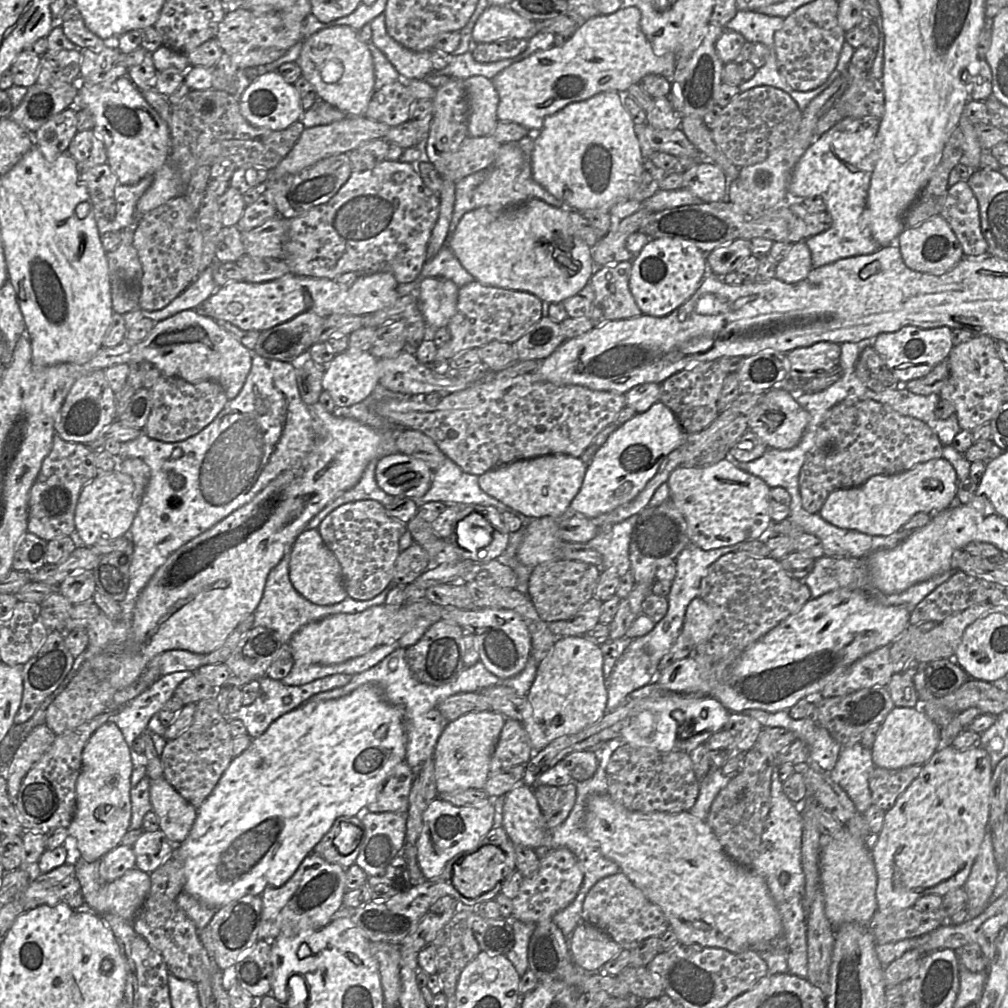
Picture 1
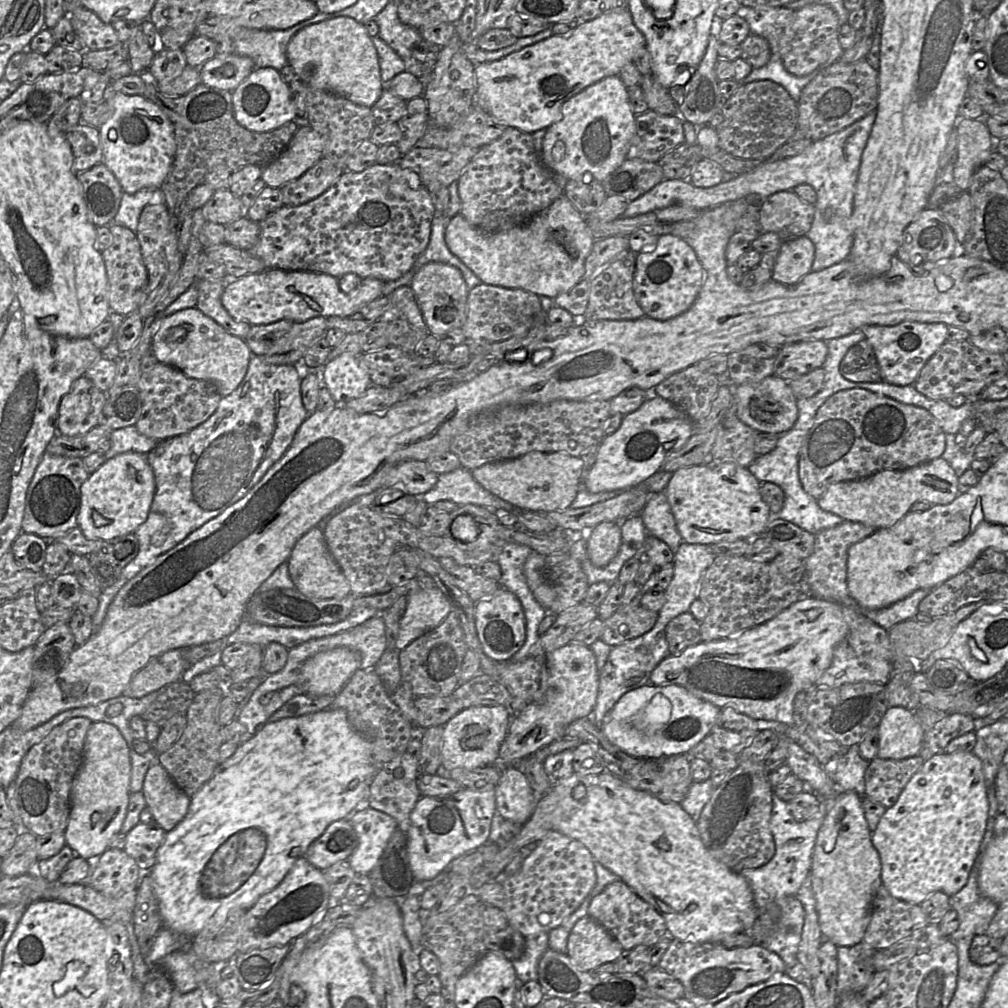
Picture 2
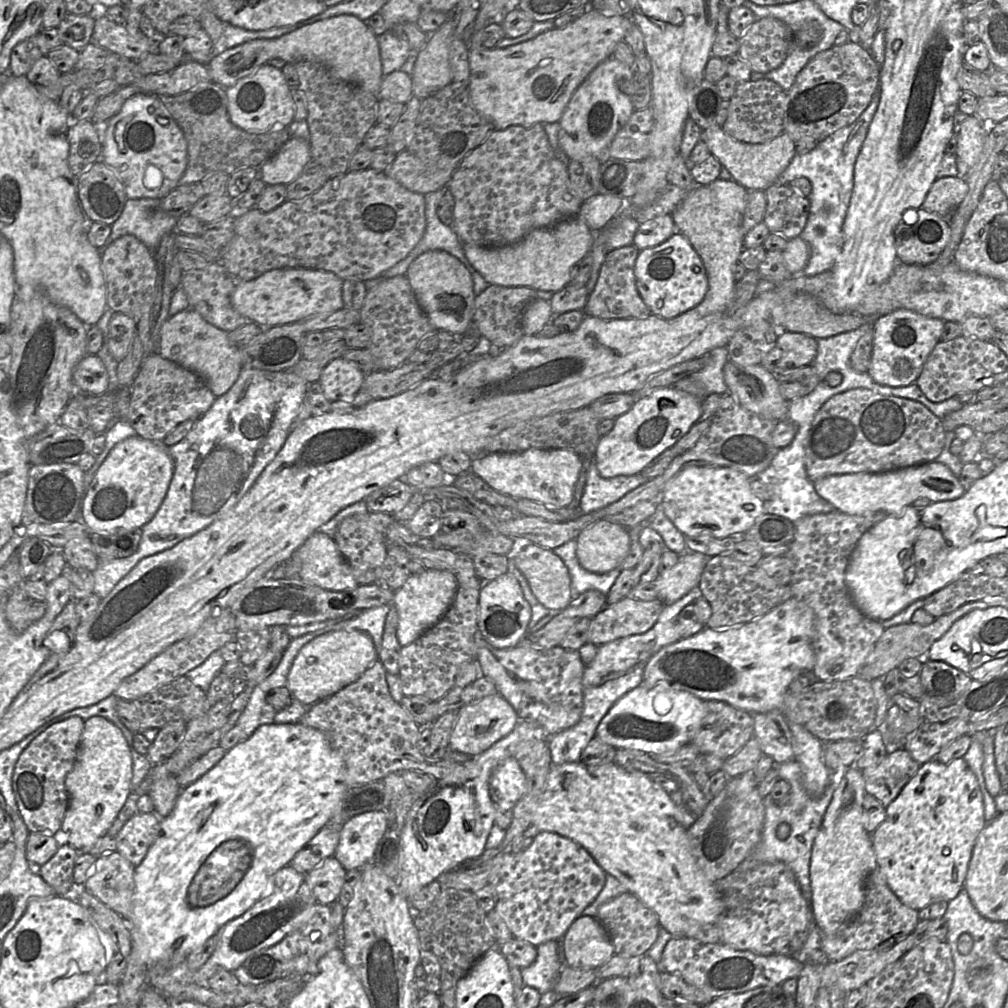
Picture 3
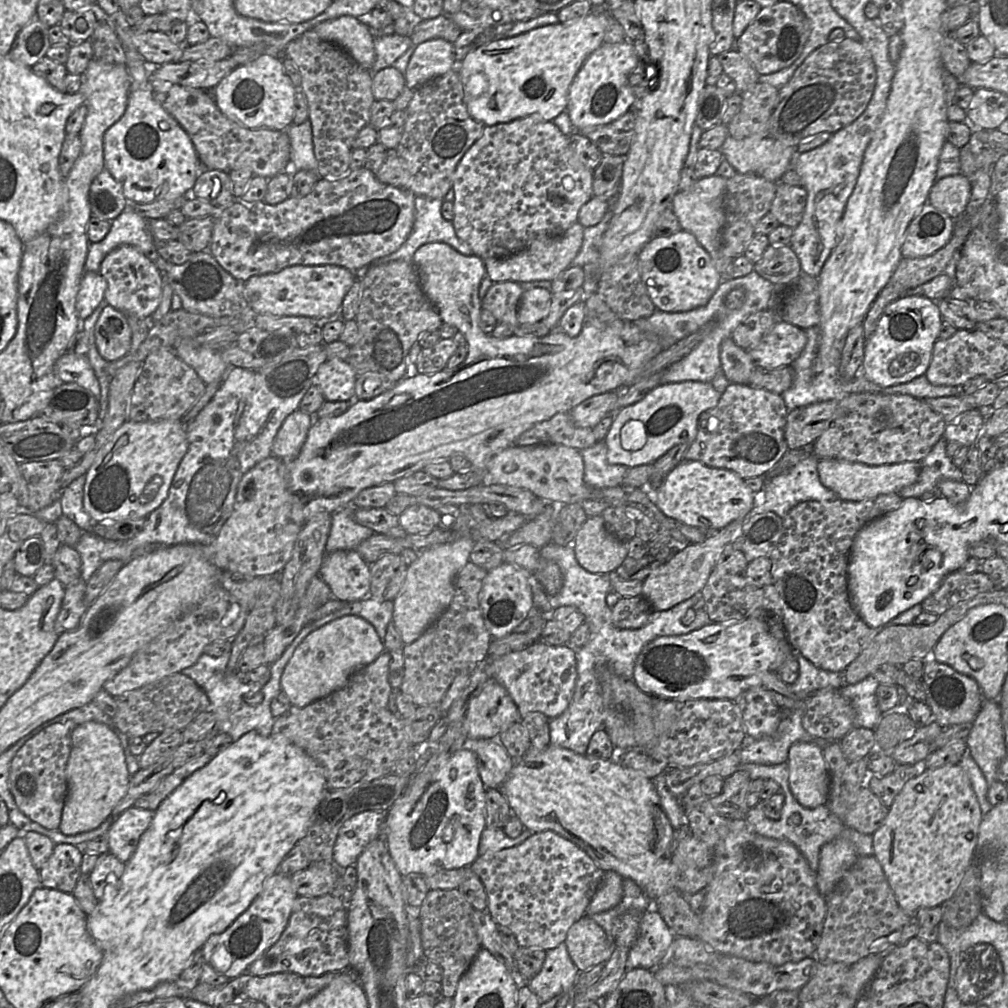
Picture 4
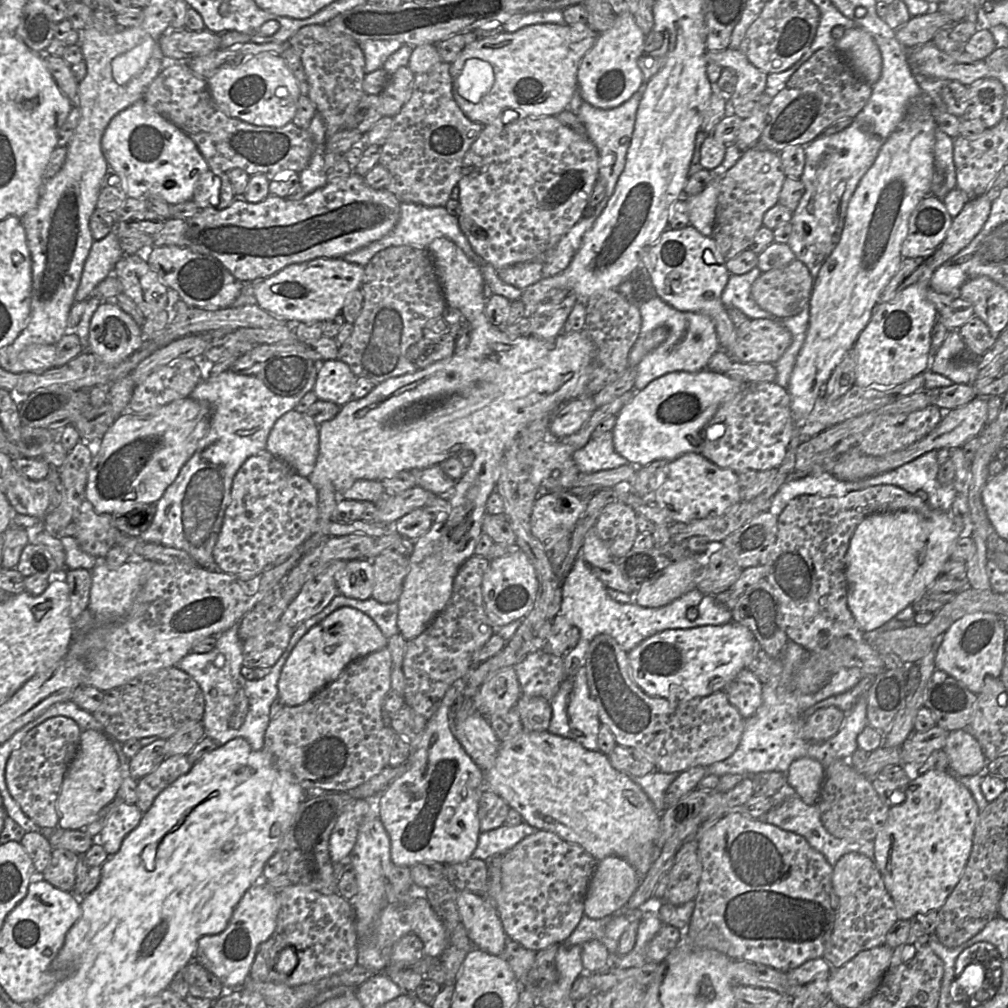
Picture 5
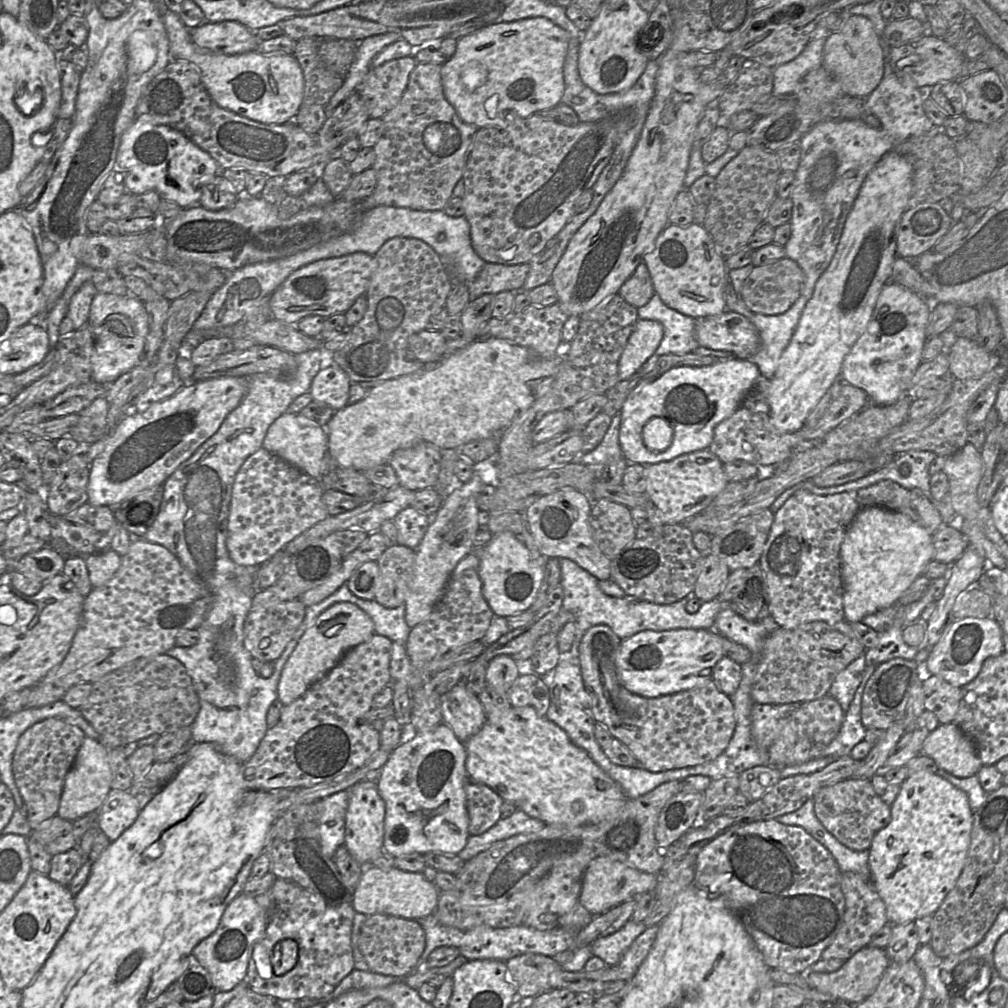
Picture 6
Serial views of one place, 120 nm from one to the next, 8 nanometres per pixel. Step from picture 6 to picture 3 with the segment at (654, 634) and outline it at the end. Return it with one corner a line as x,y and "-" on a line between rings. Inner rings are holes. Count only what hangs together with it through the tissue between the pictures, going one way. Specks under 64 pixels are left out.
791,598
766,614
756,618
750,622
733,625
729,628
734,629
725,629
715,630
708,627
705,627
698,633
684,639
679,639
678,641
664,646
656,654
654,654
648,661
643,675
642,684
645,686
655,686
655,685
668,685
672,689
681,690
690,693
696,698
702,701
721,701
725,702
735,708
746,711
750,714
755,713
766,713
772,710
782,711
785,694
789,691
790,683
799,675
812,672
815,665
815,653
813,649
814,641
814,627
815,627
815,615
811,607
809,607
803,601
800,601
796,598

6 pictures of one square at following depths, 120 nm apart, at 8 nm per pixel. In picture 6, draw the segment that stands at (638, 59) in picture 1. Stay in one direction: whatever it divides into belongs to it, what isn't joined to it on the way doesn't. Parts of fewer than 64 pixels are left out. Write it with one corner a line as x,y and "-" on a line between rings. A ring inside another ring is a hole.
531,17
512,22
496,21
457,40
454,55
442,65
444,95
460,119
476,128
506,126
510,112
519,117
555,108
564,93
563,66
568,49
568,33
545,17

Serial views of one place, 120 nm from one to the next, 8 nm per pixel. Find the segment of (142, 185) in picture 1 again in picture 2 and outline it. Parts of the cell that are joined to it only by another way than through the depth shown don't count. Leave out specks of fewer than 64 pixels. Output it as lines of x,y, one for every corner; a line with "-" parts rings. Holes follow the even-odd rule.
144,188
134,194
124,192
112,225
126,227
136,233
143,209
147,205
165,204
165,202
165,194
160,188

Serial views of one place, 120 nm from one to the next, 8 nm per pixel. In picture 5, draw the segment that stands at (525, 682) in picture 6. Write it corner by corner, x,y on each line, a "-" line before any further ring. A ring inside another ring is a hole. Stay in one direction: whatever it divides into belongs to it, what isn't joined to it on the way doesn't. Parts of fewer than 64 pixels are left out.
521,694
515,705
515,710
519,714
524,731
547,731
551,721
550,701
542,697

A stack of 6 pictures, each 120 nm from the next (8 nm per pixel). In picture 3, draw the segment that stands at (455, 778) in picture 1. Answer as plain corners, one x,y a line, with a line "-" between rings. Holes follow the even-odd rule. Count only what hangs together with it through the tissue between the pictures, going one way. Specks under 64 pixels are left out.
499,693
486,696
458,711
457,722
450,736
449,748
471,757
477,756
508,735
519,720
521,719
514,708

